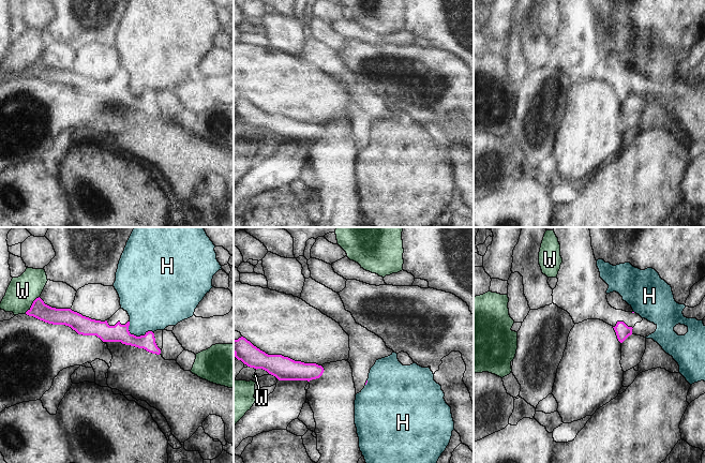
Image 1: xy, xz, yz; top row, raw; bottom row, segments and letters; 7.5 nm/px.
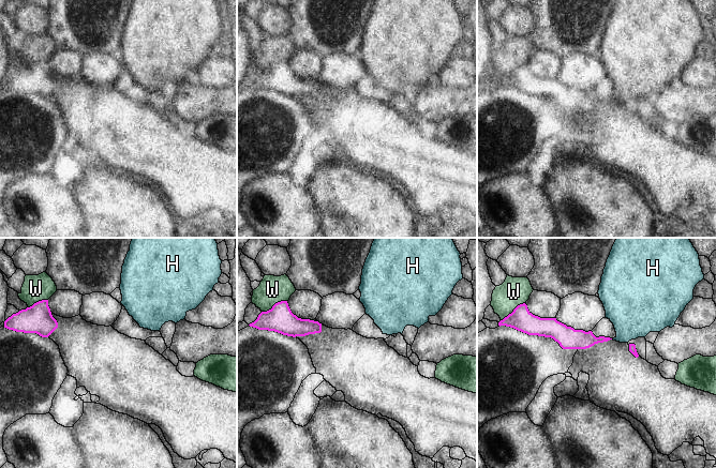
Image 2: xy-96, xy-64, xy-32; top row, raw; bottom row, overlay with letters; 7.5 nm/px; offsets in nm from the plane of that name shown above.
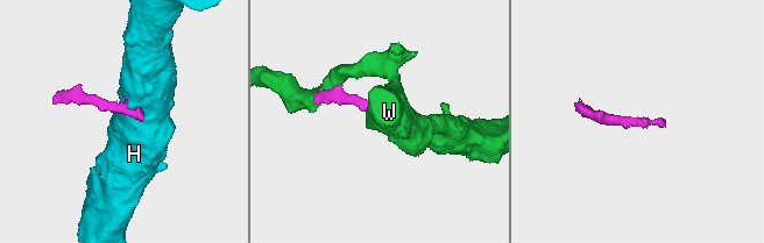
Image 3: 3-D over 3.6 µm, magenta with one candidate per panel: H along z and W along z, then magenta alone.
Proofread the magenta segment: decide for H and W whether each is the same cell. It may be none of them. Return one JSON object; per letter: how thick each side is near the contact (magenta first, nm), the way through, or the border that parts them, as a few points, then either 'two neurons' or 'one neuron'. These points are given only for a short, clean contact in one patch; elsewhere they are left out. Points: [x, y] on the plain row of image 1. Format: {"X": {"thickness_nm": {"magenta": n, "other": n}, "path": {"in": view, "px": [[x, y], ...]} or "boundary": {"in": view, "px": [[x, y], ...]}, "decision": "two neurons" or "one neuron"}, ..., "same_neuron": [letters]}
{"H": {"thickness_nm": {"magenta": 130, "other": 360}, "boundary": {"in": "xy", "px": [[129, 81], [131, 93], [144, 95], [148, 91], [152, 92]]}, "decision": "two neurons"}, "W": {"thickness_nm": {"magenta": 130, "other": 220}, "boundary": {"in": "xy", "px": [[39, 56], [25, 73]]}, "decision": "two neurons"}, "same_neuron": []}

